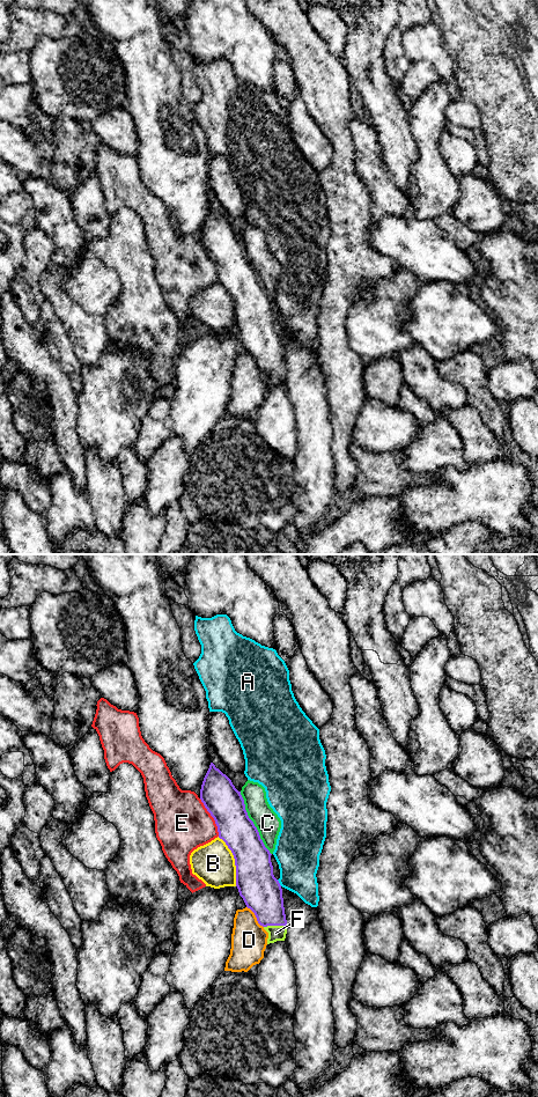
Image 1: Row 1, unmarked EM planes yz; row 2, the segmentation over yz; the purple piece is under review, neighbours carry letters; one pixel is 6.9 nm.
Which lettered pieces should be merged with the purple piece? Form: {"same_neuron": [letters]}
{"same_neuron": ["F"]}

